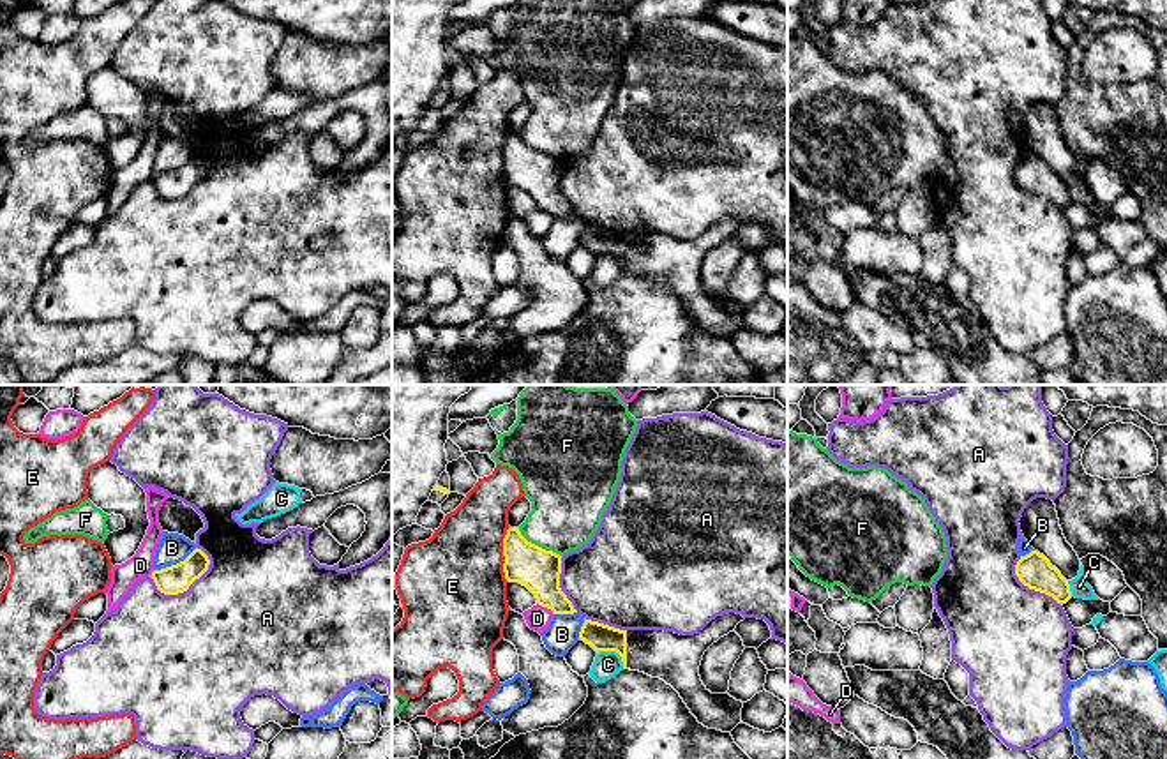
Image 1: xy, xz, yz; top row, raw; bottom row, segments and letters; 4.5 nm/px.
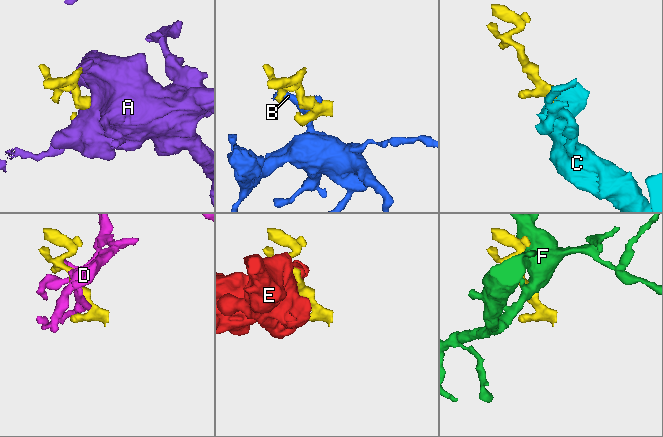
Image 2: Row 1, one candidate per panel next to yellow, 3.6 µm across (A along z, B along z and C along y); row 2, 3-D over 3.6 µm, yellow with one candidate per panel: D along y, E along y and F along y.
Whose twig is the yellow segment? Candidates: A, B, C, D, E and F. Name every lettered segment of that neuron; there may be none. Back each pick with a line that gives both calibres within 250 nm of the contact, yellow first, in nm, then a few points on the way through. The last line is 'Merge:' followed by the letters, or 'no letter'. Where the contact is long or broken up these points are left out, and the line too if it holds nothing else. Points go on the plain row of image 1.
Merge: no letter

